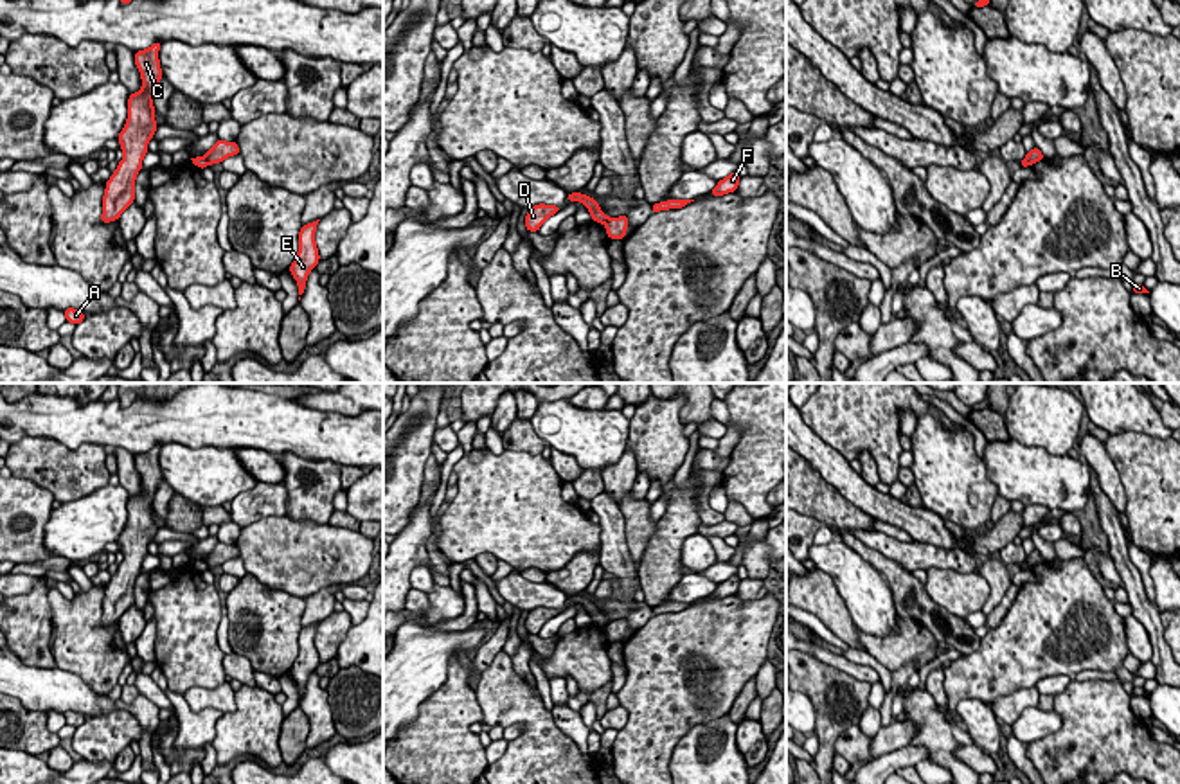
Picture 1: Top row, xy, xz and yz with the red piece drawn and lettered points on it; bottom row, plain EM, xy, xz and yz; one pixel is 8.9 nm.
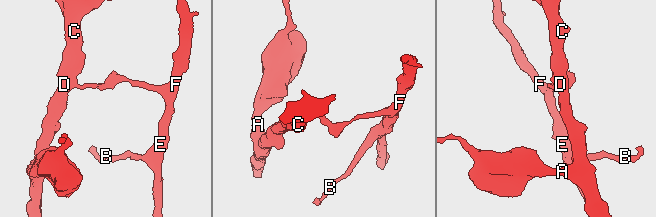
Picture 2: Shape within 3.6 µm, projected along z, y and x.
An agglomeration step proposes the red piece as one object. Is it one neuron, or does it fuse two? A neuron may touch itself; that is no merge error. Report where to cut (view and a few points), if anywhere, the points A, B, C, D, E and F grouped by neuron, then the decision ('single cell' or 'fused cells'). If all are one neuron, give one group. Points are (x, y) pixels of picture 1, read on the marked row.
xz (610, 218), (605, 223) | A C D / B E F | fused cells

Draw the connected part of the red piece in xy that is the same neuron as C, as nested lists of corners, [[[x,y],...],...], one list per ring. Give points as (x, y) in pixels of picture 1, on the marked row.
[[[160,41],[146,50],[133,52],[135,65],[142,77],[142,88],[128,97],[128,120],[117,140],[124,151],[117,171],[106,182],[103,196],[101,221],[110,223],[121,218],[130,203],[135,201],[135,178],[142,169],[148,142],[153,138],[158,124],[153,117],[153,95],[164,77],[158,59]]]

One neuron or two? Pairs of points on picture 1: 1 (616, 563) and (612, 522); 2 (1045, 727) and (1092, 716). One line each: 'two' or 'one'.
1: one
2: two

